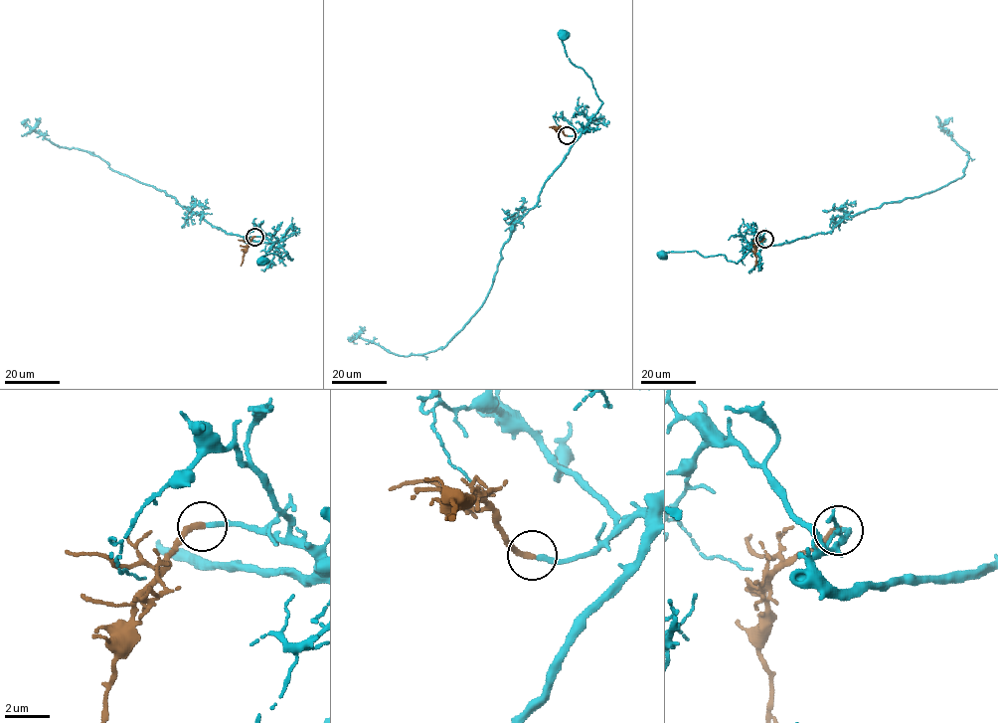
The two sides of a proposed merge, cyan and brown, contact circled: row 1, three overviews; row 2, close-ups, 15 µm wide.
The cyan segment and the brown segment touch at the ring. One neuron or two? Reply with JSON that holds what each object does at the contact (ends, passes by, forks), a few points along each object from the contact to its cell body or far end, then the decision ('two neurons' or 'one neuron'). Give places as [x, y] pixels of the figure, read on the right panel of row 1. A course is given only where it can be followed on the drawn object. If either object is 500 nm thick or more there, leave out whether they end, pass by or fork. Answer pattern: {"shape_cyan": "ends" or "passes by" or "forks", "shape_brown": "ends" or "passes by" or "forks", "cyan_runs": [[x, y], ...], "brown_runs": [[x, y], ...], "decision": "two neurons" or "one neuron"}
{"shape_cyan": "ends", "shape_brown": "ends", "cyan_runs": [[764, 239], [750, 247], [737, 263], [722, 255], [706, 257], [696, 251], [667, 252], [662, 256]], "brown_runs": [[764, 239], [756, 245], [754, 266]], "decision": "one neuron"}

